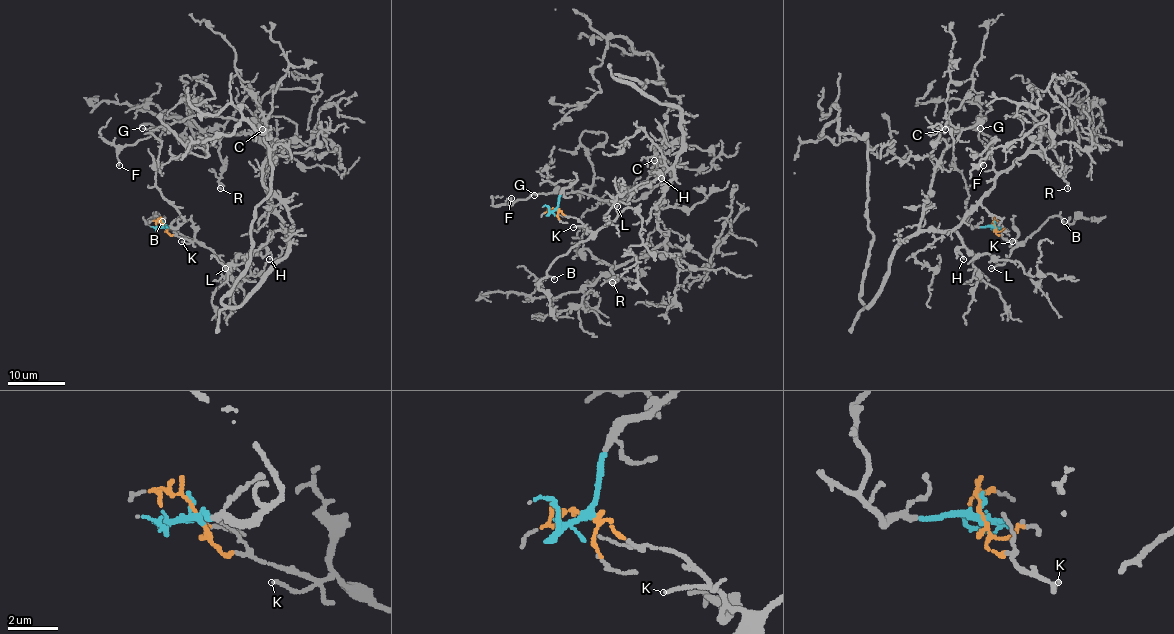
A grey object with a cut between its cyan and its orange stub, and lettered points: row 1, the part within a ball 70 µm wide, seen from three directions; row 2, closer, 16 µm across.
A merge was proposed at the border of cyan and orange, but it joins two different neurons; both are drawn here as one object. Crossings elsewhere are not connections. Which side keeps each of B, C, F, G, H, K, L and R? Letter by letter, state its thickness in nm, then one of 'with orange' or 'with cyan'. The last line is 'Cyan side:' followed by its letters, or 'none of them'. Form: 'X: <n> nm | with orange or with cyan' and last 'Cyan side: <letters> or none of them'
B: 130 nm | with orange
C: 150 nm | with orange
F: 130 nm | with orange
G: 130 nm | with orange
H: 100 nm | with orange
K: 120 nm | with orange
L: 120 nm | with orange
R: 90 nm | with orange
Cyan side: none of them

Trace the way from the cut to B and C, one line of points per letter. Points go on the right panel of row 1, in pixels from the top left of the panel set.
B: (994, 226), (1002, 237), (1019, 242), (1032, 235), (1051, 216), (1060, 216), (1064, 222)
C: (994, 226), (1017, 243), (1001, 265), (953, 230), (919, 227), (936, 161), (959, 134), (945, 130)

